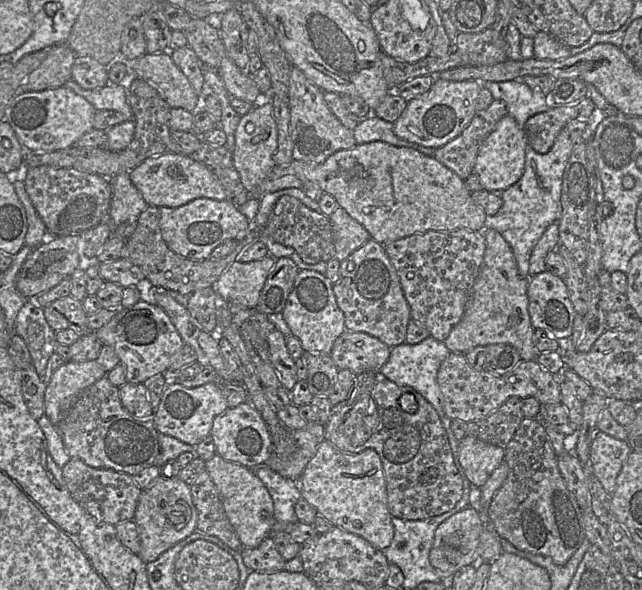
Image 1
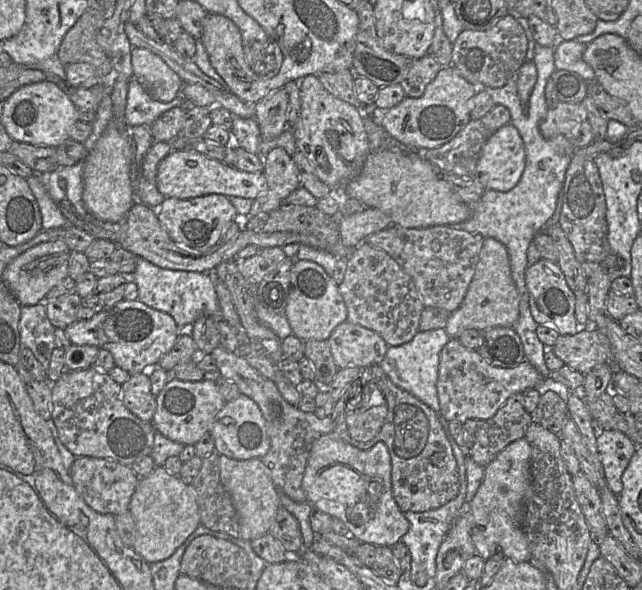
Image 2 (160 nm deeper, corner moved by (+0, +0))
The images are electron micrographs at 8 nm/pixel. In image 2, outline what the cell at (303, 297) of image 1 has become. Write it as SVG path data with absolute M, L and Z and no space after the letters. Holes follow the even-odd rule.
M294 260L290 272L290 287L285 315L292 334L303 341L327 340L332 331L347 320L347 309L338 285L323 267L307 260Z

